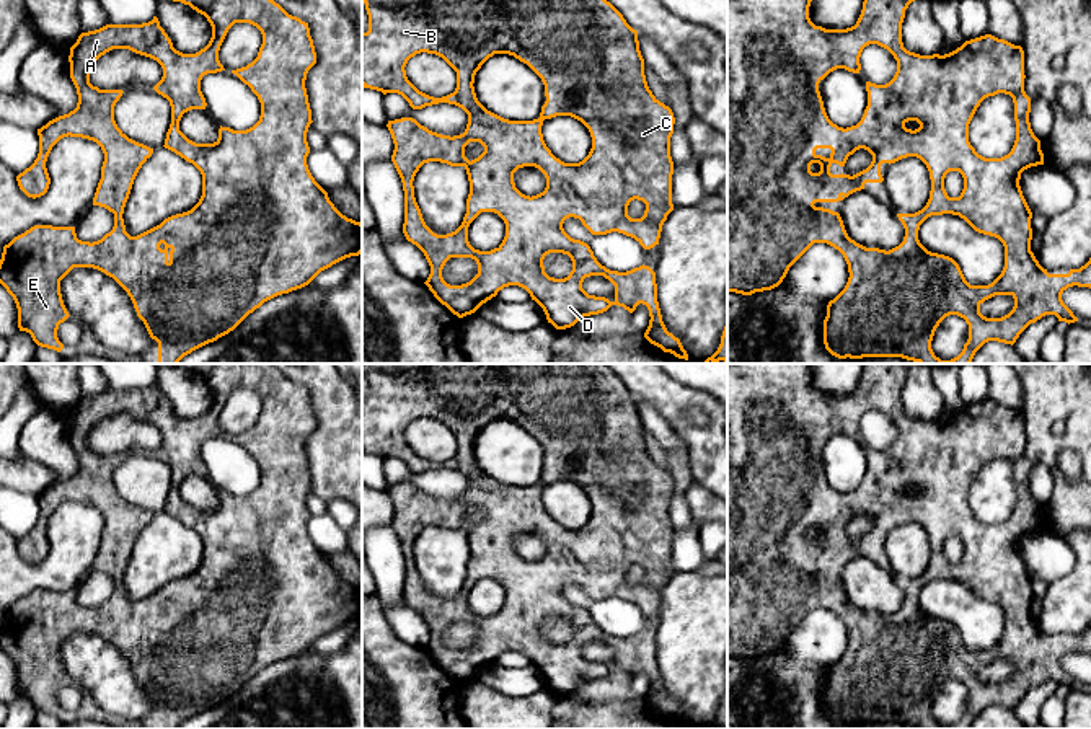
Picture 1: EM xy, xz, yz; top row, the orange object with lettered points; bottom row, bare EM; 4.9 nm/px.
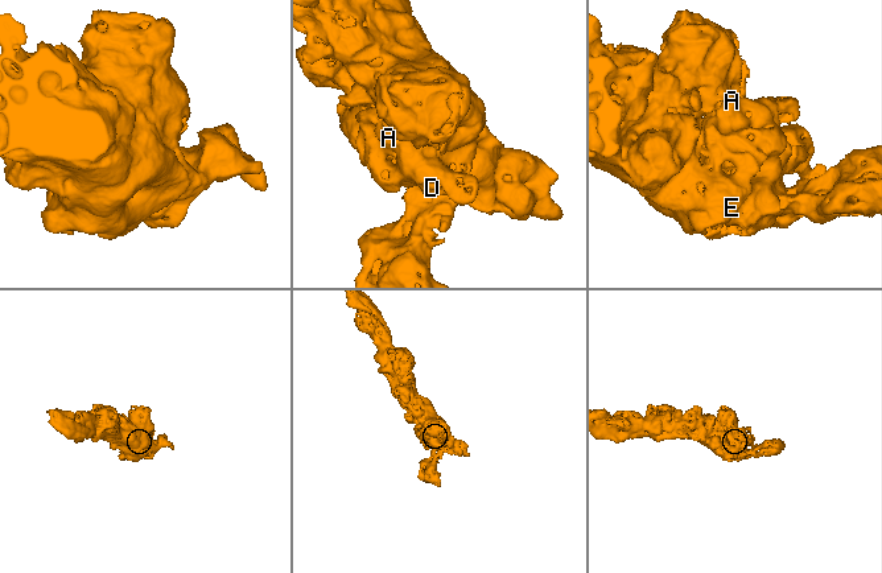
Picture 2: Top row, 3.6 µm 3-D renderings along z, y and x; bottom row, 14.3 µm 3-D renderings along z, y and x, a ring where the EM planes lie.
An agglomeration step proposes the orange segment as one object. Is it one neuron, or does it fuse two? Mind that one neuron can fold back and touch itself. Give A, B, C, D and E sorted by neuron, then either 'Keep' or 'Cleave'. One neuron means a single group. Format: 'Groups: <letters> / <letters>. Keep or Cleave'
Groups: A B C D E. Keep

